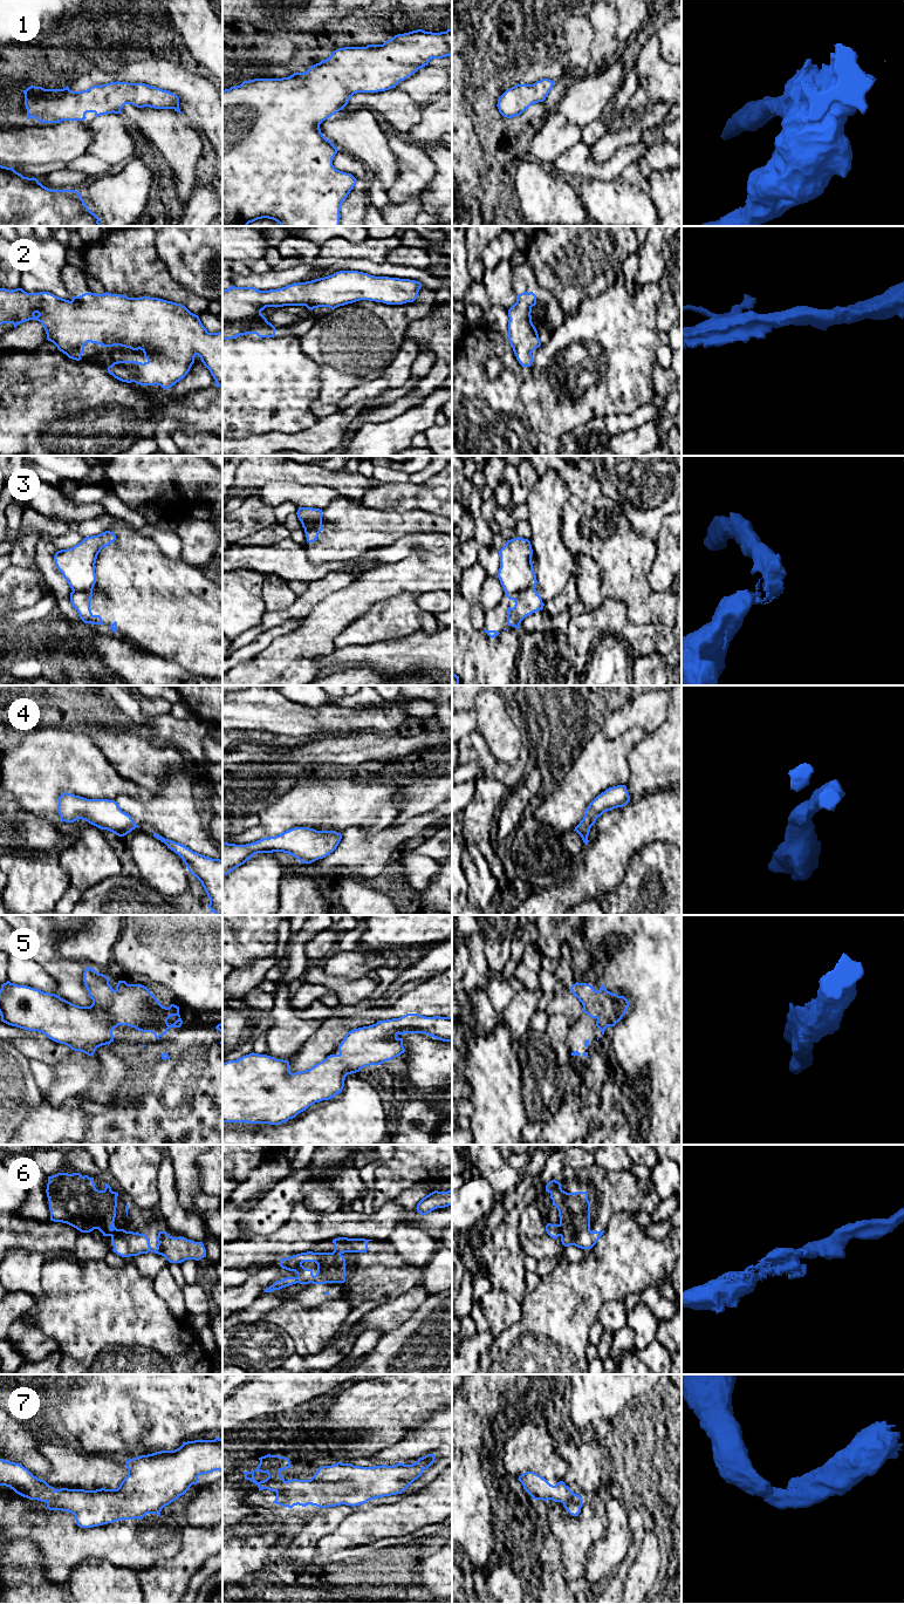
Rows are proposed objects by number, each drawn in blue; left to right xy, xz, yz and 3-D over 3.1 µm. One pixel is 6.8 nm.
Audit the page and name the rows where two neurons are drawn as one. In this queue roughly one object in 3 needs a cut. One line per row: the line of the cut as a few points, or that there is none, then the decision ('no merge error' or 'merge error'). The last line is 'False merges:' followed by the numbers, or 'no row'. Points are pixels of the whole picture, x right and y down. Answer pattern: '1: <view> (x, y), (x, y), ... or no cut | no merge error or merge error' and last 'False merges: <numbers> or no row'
1: no cut | no merge error
2: no cut | no merge error
3: yz (534, 587), (506, 593) | merge error
4: no cut | no merge error
5: no cut | no merge error
6: no cut | no merge error
7: no cut | no merge error
False merges: 3

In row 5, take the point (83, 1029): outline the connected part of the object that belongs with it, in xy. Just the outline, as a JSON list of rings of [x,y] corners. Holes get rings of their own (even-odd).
[[[89,967],[83,972],[83,982],[93,999],[90,1006],[75,1005],[55,994],[7,981],[1,984],[0,989],[1,1022],[28,1031],[42,1032],[49,1039],[88,1056],[94,1056],[97,1047],[114,1042],[112,1031],[118,1025],[151,1032],[156,1039],[160,1039],[170,1028],[180,1028],[183,1024],[179,1006],[174,1004],[169,1008],[163,1006],[142,984],[128,984],[125,981],[118,981],[114,990],[109,984],[108,976],[98,974]]]

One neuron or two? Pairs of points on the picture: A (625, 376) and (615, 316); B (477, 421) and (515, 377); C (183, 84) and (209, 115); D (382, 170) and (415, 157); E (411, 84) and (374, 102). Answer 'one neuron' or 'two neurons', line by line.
A: one neuron
B: one neuron
C: one neuron
D: two neurons
E: two neurons

